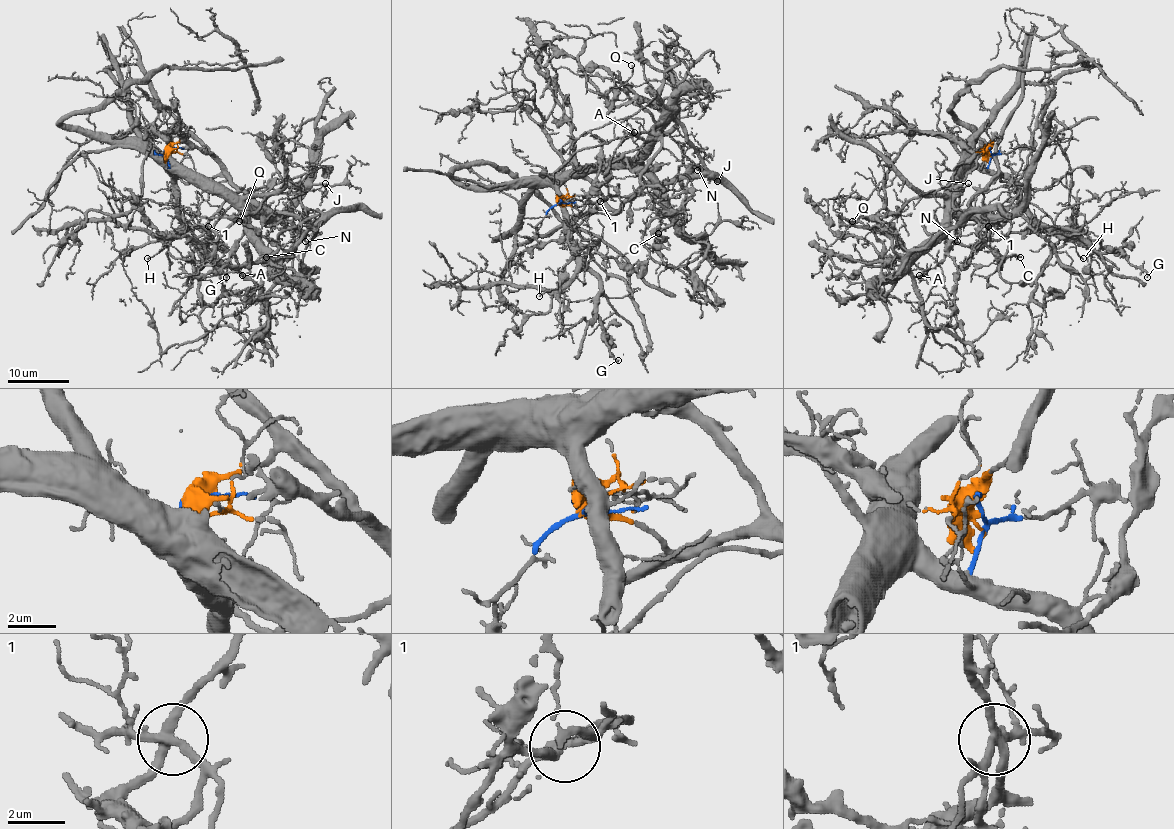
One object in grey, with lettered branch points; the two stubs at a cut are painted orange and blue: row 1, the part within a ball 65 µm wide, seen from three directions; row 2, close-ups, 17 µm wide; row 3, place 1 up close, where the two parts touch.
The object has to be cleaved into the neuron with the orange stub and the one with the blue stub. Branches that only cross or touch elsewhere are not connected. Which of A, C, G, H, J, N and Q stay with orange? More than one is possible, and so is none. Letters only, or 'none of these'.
C, H, J, N, Q

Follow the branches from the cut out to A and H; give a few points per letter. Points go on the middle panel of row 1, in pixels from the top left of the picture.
A: (560, 203), (563, 181), (631, 161), (664, 119), (664, 112), (645, 105), (631, 115), (623, 138), (634, 132)
H: (559, 203), (585, 214), (616, 210), (628, 197), (586, 204), (571, 235), (565, 278), (538, 295)

